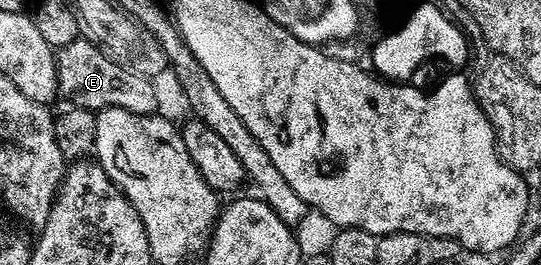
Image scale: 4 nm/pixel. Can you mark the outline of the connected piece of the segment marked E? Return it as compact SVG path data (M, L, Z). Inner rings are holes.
M76 40L62 47L55 59L55 71L59 81L58 93L62 97L64 94L72 107L94 112L105 108L125 108L125 112L138 114L154 114L160 109L159 94L148 75L119 65L90 40Z

